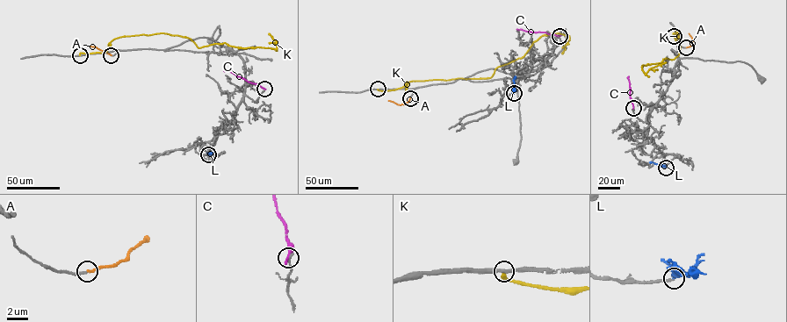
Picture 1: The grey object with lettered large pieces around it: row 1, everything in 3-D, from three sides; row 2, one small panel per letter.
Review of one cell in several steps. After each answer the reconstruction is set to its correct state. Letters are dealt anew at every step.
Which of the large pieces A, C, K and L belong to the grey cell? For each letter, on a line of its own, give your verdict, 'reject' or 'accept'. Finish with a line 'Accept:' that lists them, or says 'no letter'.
A: accept
C: reject
K: reject
L: reject
Accept: A

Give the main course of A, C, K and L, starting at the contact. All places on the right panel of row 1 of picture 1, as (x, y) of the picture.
A: (686, 47), (693, 41), (689, 33)
C: (633, 108), (627, 77)
K: (674, 36), (682, 36), (675, 29), (677, 56), (641, 69), (646, 74), (666, 62)
L: (666, 167), (649, 162)

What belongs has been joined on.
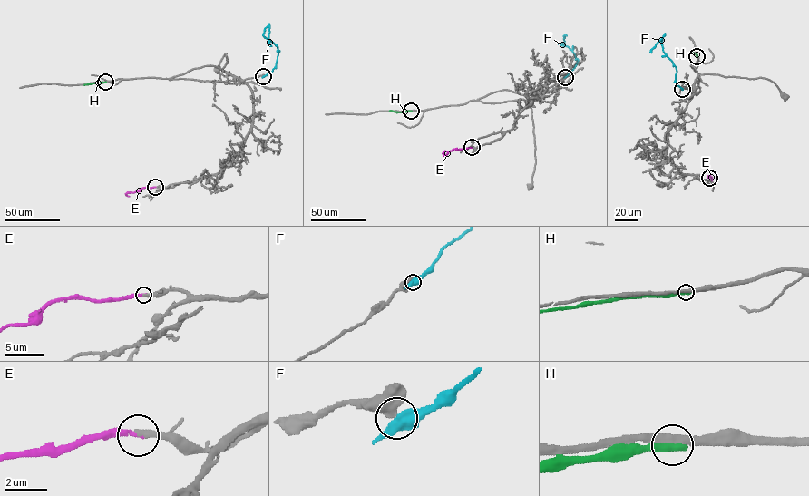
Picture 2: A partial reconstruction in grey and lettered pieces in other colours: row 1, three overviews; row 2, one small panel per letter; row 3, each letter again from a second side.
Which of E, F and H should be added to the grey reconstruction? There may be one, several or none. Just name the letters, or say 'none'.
E

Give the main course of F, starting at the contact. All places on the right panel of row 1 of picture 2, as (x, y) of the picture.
F: (682, 89), (675, 80), (676, 66), (663, 52), (661, 42), (664, 34), (651, 53)

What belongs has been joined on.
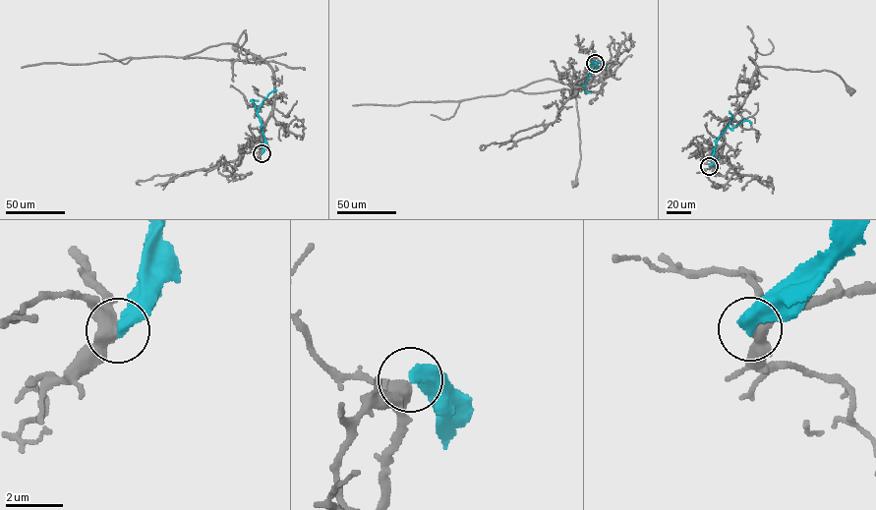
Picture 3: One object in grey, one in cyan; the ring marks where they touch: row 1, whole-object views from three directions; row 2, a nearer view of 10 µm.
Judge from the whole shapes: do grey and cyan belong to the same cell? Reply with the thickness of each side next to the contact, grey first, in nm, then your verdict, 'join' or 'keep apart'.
360 nm thick on the grey side, 440 nm on the other; keep apart

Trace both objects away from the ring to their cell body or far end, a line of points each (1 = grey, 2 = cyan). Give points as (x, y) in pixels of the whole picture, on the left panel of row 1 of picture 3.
1: (262, 153), (257, 142), (271, 113), (274, 73), (266, 63), (242, 49), (246, 39), (245, 29), (235, 47)
2: (262, 153), (262, 123), (252, 100), (258, 100)

